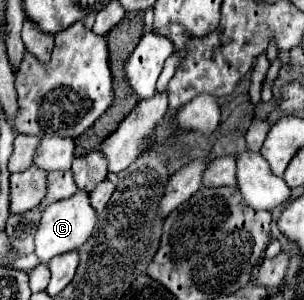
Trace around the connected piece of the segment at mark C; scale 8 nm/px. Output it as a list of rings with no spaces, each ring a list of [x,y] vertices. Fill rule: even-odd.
[[[77,190],[73,196],[49,204],[45,212],[41,214],[41,222],[35,234],[35,254],[41,260],[41,264],[49,264],[53,256],[59,256],[59,254],[65,254],[65,252],[71,252],[83,246],[85,240],[91,236],[95,222],[97,222],[97,212],[89,204],[87,192]]]

